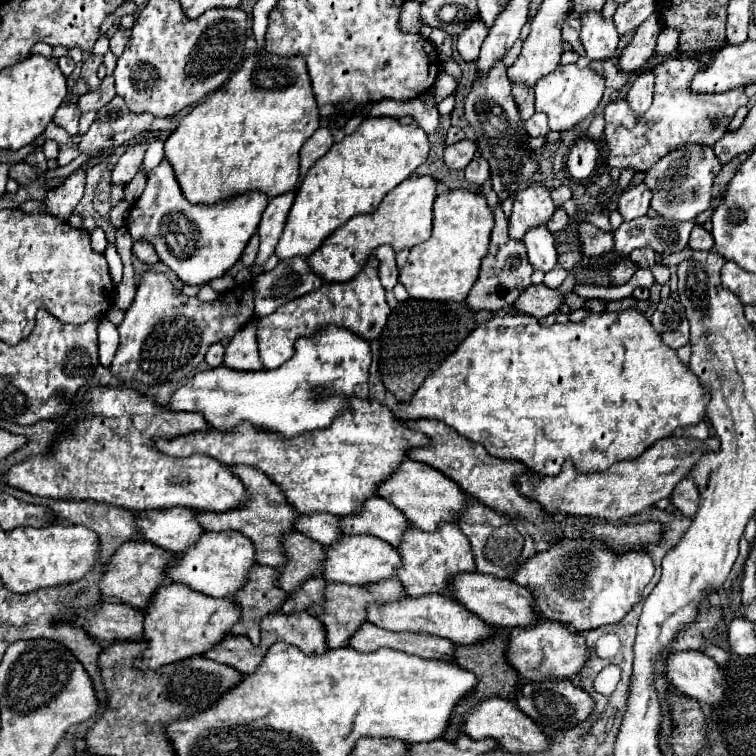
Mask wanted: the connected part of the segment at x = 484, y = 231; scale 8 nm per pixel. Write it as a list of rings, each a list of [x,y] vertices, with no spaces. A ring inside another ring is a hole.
[[[450,190],[440,194],[434,202],[432,236],[424,244],[410,250],[410,258],[400,274],[400,282],[408,294],[416,300],[462,302],[476,282],[480,264],[488,254],[492,228],[494,216],[482,194],[472,194],[468,190]]]

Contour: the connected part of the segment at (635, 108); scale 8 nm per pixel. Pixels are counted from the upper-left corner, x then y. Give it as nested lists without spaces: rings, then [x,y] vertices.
[[[646,72],[636,78],[632,88],[626,94],[626,102],[634,116],[644,116],[646,110],[652,104],[652,92],[654,92],[654,74]]]

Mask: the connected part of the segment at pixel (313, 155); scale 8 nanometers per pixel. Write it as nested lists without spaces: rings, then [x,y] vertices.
[[[322,126],[322,128],[318,128],[318,130],[312,134],[312,138],[310,138],[310,140],[302,146],[302,150],[300,150],[300,180],[306,176],[306,172],[310,170],[310,166],[312,166],[320,156],[324,156],[324,154],[330,150],[332,144],[334,144],[334,140],[332,140],[330,128]]]

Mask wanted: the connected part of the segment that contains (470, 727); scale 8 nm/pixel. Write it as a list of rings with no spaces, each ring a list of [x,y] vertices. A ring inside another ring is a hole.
[[[484,700],[466,716],[464,732],[470,738],[494,738],[508,752],[546,752],[550,748],[550,738],[538,728],[538,724],[526,716],[518,706],[508,700]]]

